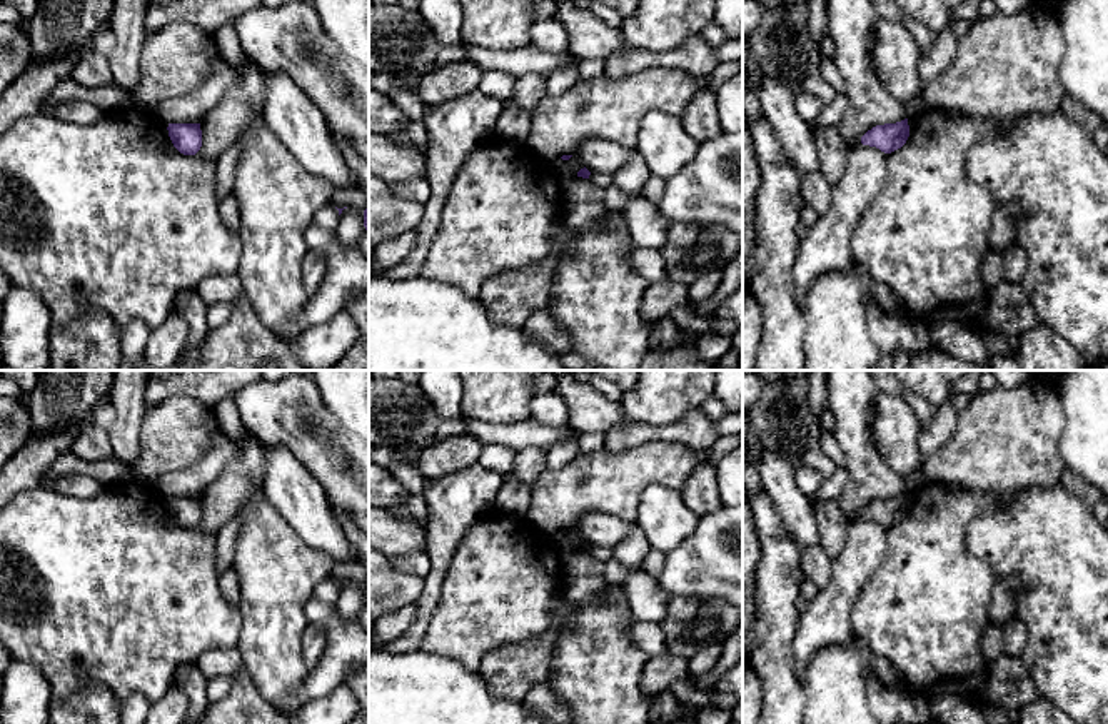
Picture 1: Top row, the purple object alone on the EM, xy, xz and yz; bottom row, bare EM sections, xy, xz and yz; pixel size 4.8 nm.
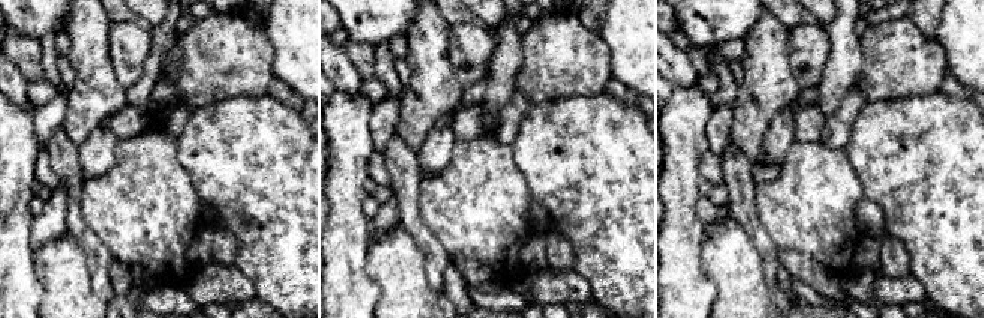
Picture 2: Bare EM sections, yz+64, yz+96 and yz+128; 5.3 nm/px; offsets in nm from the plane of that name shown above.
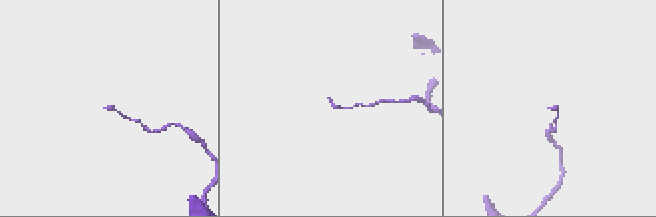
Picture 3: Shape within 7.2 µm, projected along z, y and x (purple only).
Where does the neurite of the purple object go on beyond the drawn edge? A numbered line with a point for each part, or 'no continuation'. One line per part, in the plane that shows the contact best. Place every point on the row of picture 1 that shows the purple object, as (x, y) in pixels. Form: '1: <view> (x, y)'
no continuation

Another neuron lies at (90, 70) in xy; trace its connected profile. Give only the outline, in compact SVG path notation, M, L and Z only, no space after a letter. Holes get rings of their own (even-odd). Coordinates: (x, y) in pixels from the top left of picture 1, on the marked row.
M100 53L85 55L70 75L78 85L97 88L108 82L107 57Z

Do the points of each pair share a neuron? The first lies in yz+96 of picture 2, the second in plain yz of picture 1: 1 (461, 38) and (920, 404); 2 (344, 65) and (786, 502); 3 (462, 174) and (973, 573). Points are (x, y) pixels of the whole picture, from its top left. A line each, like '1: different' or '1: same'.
1: different
2: same
3: same

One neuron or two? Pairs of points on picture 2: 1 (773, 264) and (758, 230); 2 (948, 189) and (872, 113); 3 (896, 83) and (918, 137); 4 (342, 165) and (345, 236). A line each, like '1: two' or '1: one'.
1: one
2: one
3: two
4: one

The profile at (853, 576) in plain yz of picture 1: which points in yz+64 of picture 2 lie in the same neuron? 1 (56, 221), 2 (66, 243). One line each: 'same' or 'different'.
1: same
2: different

